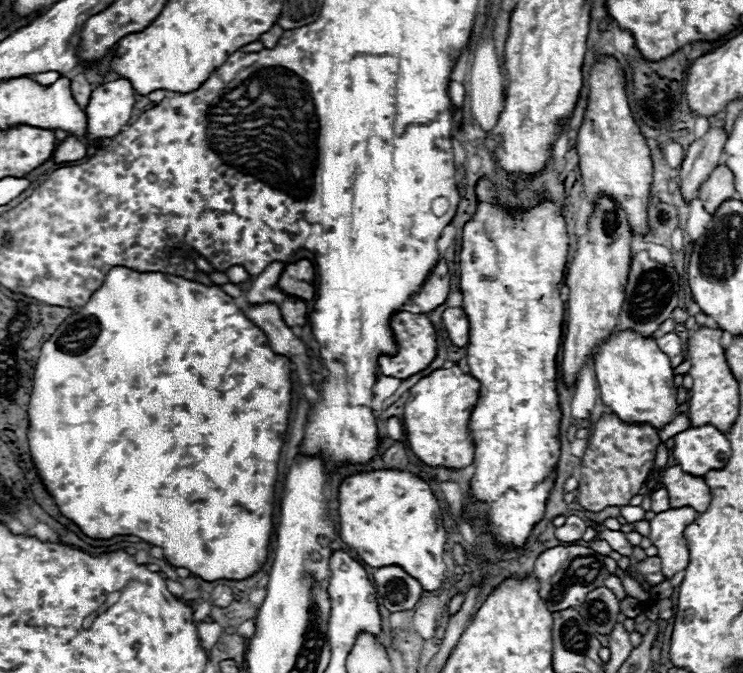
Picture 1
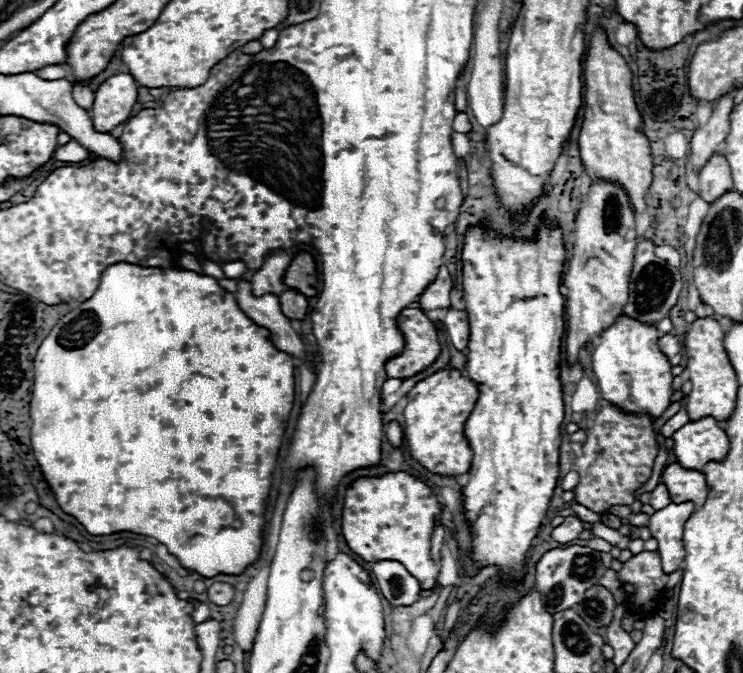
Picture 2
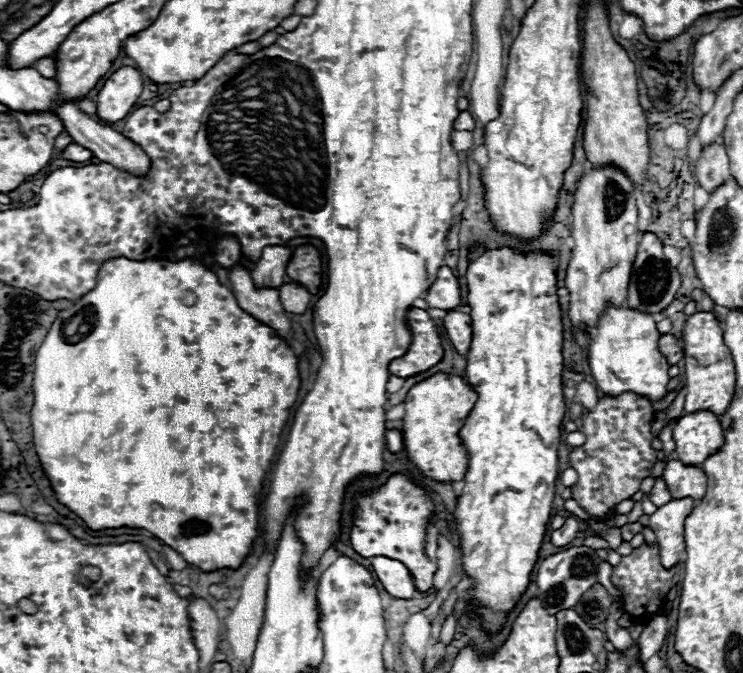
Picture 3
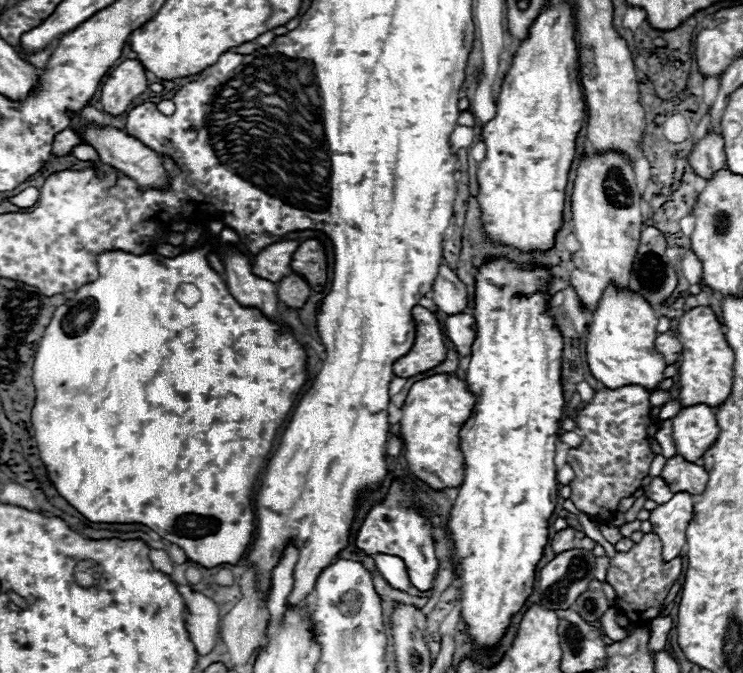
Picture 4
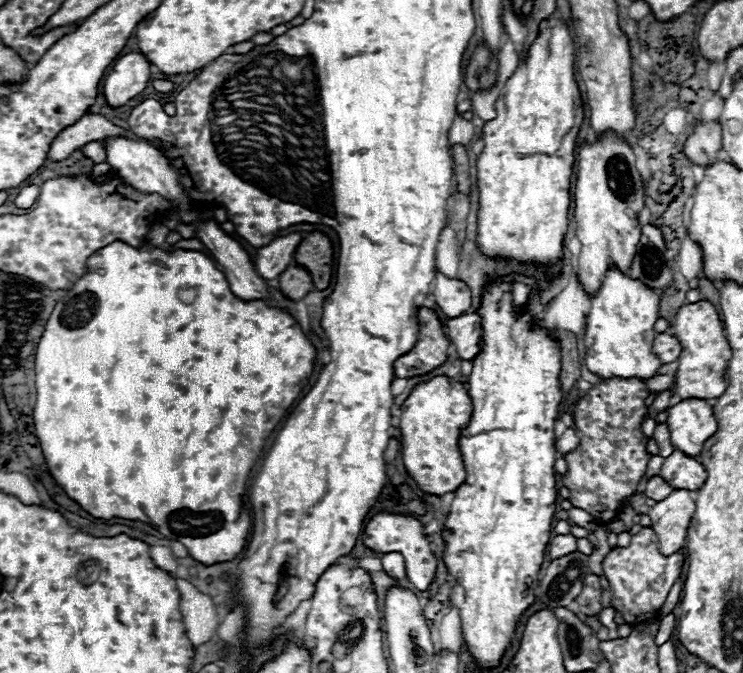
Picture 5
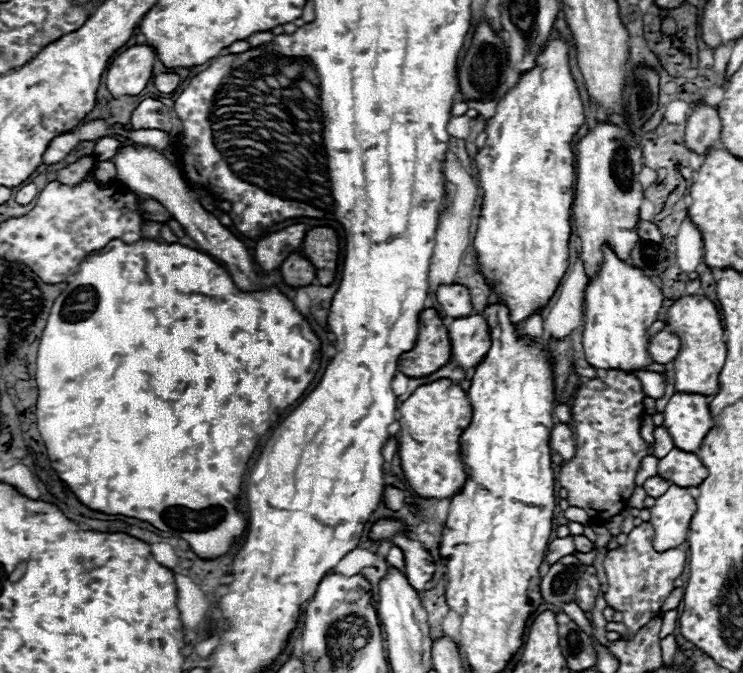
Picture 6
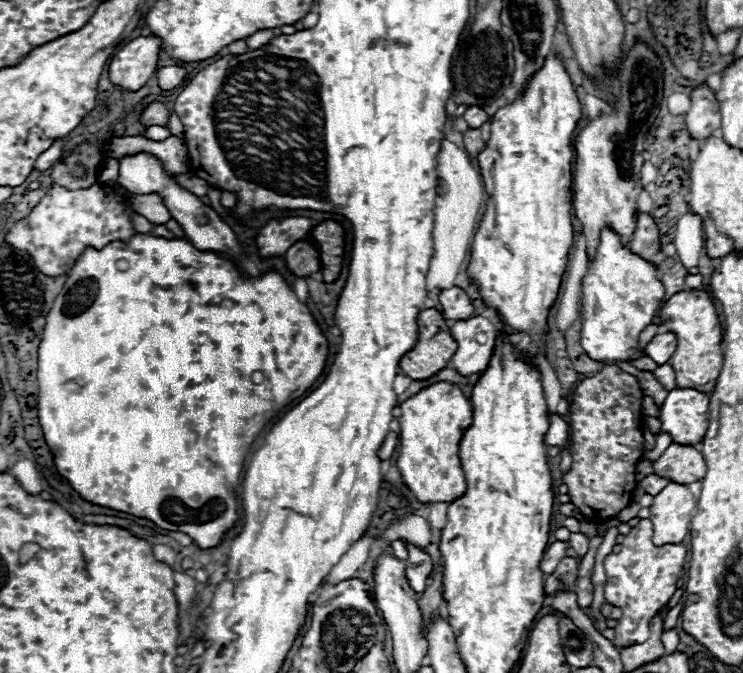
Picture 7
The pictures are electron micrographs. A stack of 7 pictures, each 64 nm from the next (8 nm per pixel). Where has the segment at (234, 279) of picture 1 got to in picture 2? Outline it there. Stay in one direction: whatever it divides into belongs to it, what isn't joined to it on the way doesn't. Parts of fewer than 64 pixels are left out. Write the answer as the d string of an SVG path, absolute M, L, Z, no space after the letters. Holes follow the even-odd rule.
M241 260L224 263L222 270L227 278L238 279L246 272L246 266Z

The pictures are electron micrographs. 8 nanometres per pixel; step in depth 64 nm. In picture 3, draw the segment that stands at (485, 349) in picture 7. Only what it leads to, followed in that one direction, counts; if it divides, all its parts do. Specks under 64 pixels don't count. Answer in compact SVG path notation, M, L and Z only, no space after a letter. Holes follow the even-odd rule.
M448 312L448 316L444 318L444 328L446 334L450 338L450 342L454 344L454 348L466 356L466 352L470 350L470 342L472 342L472 318L470 314L464 312Z

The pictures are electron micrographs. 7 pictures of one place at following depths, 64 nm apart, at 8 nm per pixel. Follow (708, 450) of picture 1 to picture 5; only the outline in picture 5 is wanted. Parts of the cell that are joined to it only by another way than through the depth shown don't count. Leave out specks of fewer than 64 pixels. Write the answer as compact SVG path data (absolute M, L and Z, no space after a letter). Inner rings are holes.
M686 398L666 408L666 412L666 424L670 428L670 440L674 448L688 456L698 456L708 436L712 436L718 428L708 400Z

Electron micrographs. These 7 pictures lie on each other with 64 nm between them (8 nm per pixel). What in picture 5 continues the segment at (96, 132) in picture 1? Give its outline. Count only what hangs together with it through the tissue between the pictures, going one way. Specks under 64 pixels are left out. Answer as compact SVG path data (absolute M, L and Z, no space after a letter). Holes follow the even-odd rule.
M142 52L124 54L122 58L118 58L114 62L112 70L106 74L106 80L104 80L104 94L106 94L108 104L114 106L114 108L126 104L132 96L138 96L148 86L148 80L150 80L150 62L148 62L148 58Z

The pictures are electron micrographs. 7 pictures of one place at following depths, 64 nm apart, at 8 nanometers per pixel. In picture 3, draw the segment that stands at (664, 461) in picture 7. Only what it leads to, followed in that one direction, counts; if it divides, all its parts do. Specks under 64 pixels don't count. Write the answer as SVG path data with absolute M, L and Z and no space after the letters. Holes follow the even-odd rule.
M668 460L662 480L668 484L668 490L672 492L672 498L680 496L692 496L694 500L700 500L706 492L706 474L698 466L688 466L680 460Z

